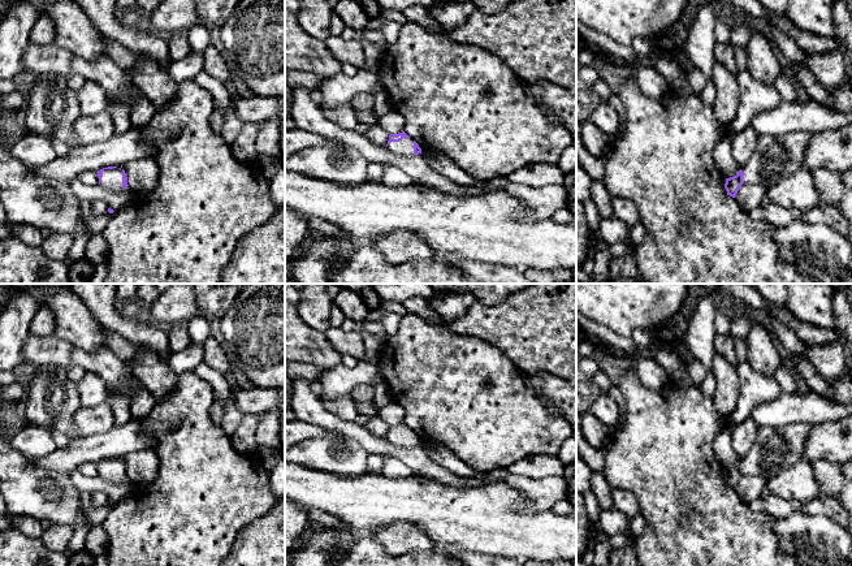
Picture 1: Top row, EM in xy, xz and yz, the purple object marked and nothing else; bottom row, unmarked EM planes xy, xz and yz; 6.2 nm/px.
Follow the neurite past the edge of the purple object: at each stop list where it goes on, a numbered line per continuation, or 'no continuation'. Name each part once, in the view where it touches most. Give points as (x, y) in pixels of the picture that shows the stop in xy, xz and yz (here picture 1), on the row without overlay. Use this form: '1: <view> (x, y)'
1: xy (112, 470)

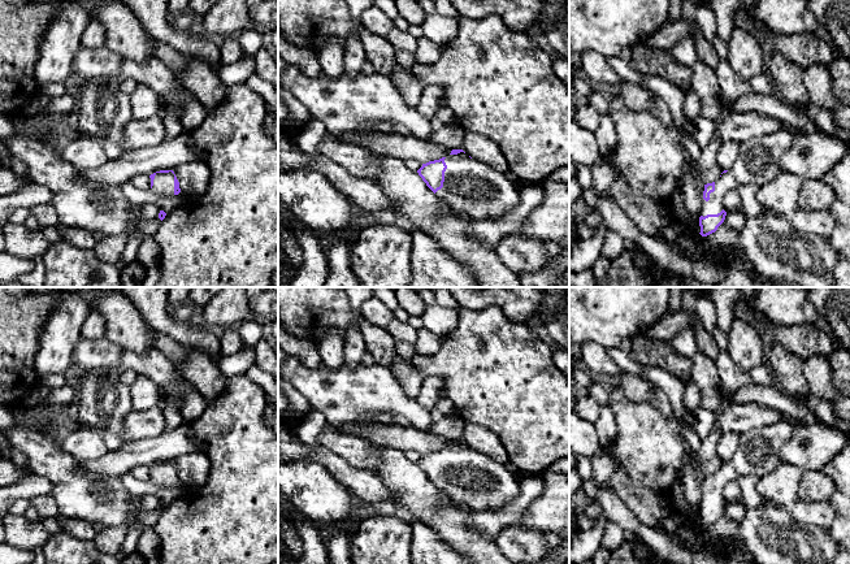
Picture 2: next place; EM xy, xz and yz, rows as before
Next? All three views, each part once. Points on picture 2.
1: xy (164, 473)

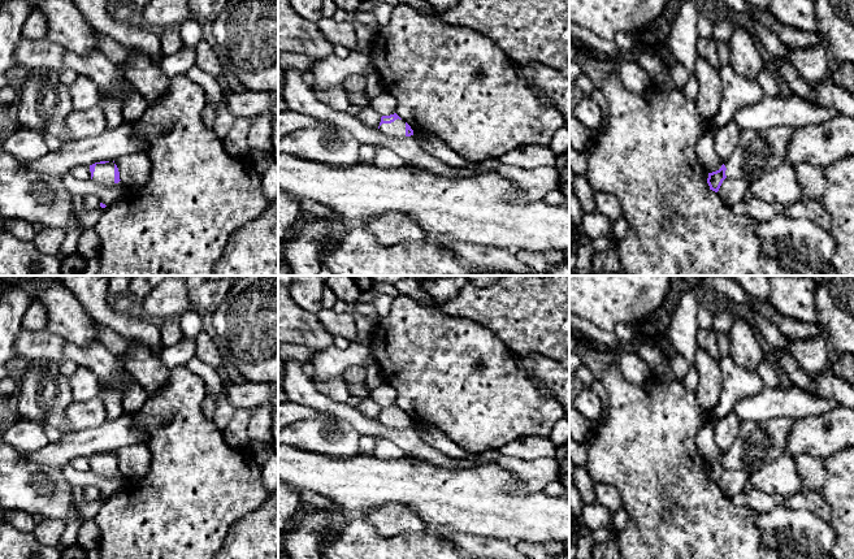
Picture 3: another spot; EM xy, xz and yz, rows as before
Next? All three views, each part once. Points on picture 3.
1: xy (104, 464)

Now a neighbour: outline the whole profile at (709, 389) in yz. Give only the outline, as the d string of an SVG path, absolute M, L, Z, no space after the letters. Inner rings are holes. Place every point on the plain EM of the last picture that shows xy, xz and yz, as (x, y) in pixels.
M698 348L692 358L692 364L698 372L698 387L695 390L698 402L710 412L719 403L721 393L719 361L705 350Z

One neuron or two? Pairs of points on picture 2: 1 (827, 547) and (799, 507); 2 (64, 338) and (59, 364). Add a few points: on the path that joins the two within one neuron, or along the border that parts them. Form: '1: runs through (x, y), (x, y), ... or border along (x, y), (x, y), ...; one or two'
1: border along (785, 508), (798, 523), (819, 525), (827, 530); two
2: runs through (59, 345), (59, 358); one

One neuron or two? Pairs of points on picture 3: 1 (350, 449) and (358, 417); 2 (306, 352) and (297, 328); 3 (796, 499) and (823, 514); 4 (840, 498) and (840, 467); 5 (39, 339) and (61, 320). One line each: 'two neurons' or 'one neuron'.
1: two neurons
2: two neurons
3: one neuron
4: one neuron
5: two neurons

